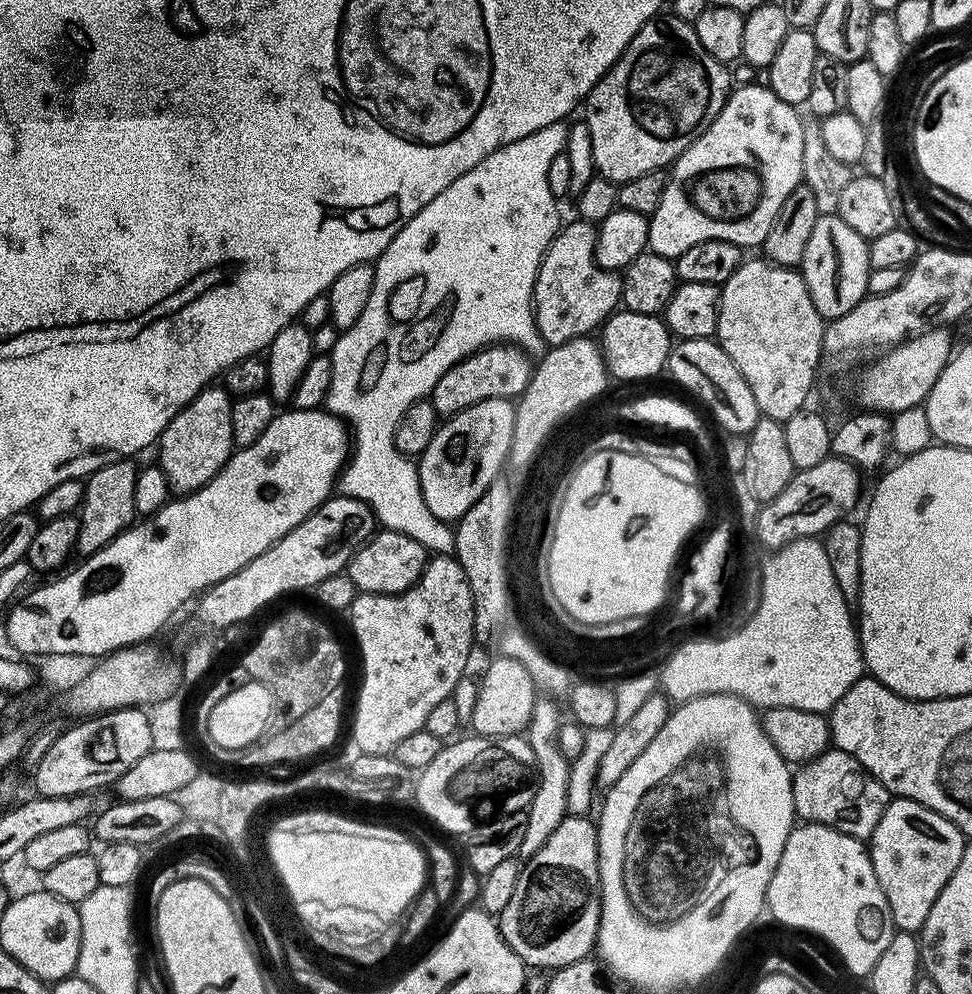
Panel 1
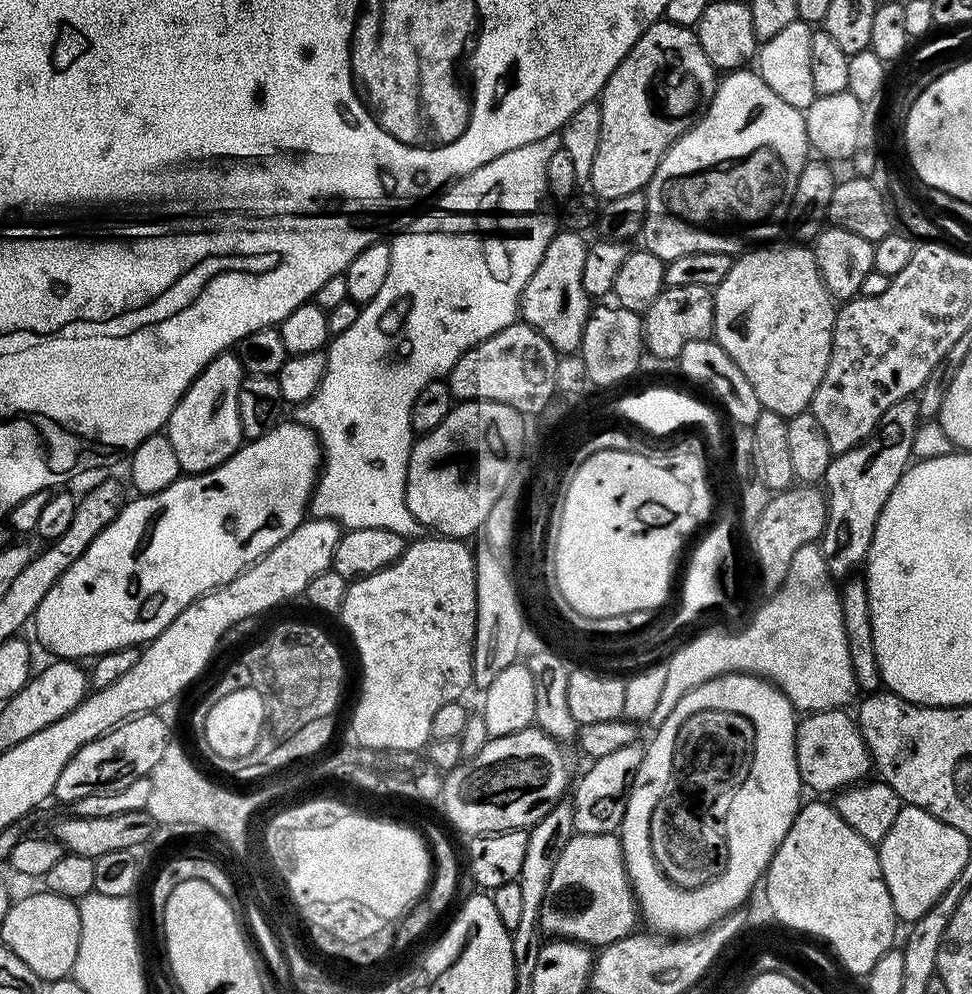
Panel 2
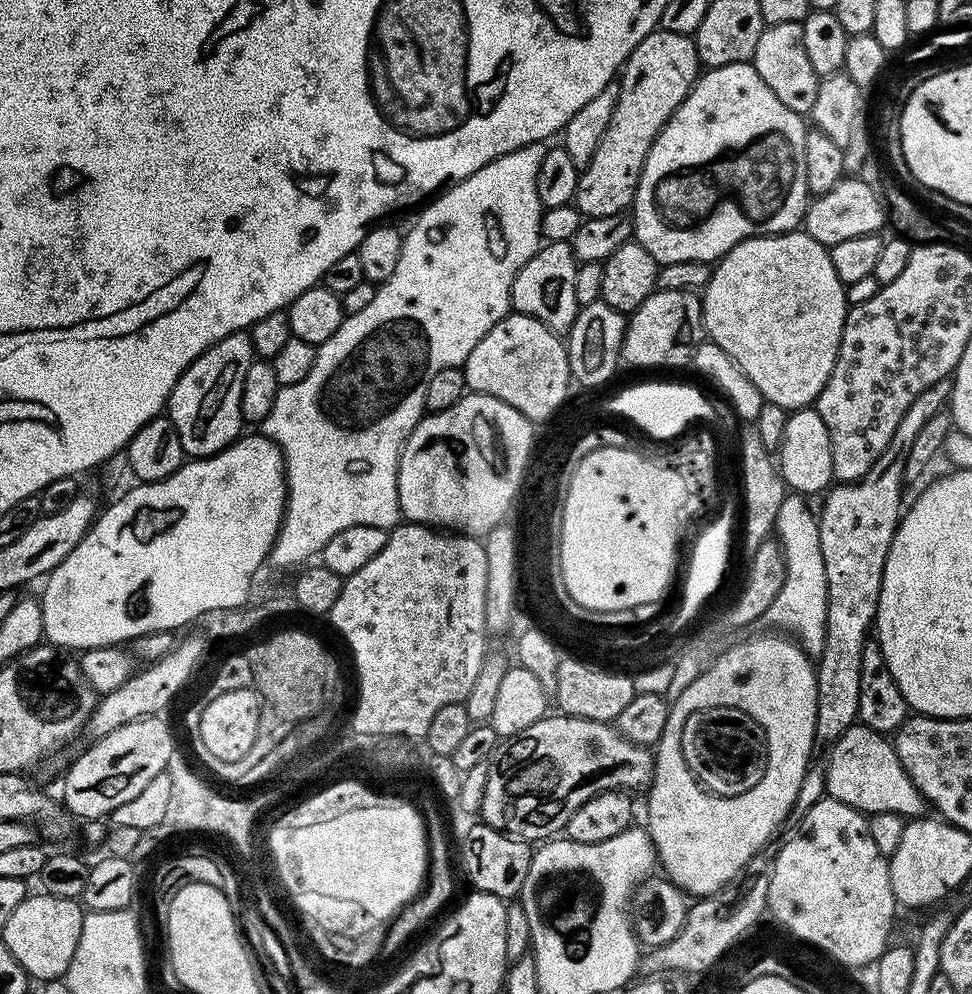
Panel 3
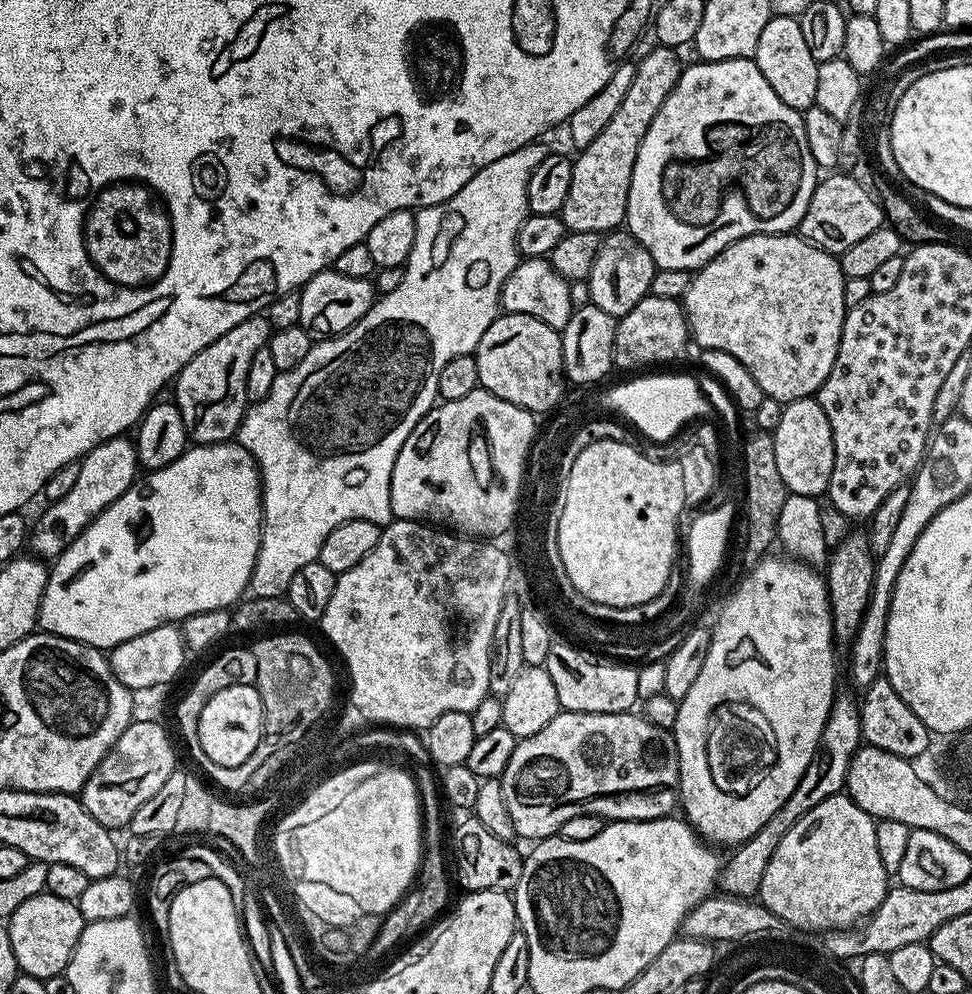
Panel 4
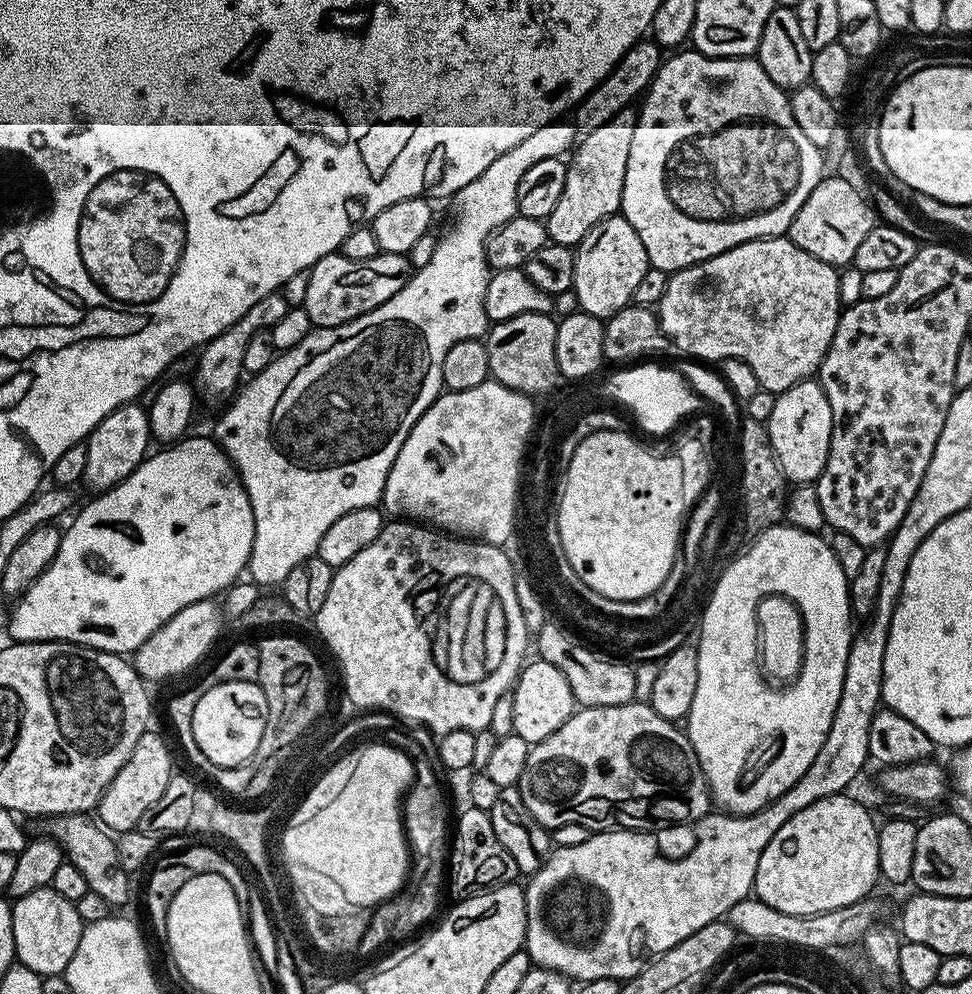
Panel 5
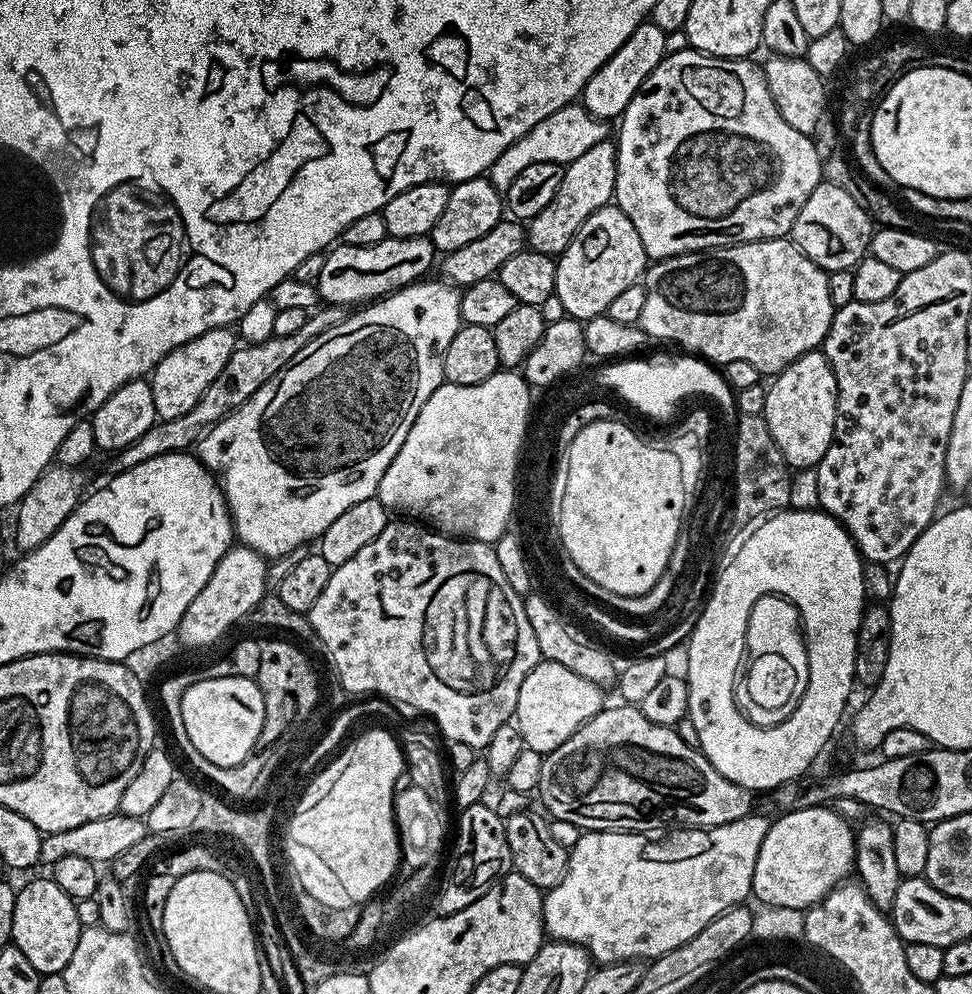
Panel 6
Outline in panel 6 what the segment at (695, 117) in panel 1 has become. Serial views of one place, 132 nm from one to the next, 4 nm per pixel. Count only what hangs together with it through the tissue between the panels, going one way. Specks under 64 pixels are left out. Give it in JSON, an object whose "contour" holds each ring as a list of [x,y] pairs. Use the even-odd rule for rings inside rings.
{"contour":[[[605,138],[582,158],[574,158],[574,162],[566,165],[562,186],[558,186],[558,194],[554,194],[554,202],[542,210],[533,220],[526,224],[526,244],[527,247],[538,250],[538,254],[559,257],[560,253],[570,246],[574,234],[598,210],[609,207],[613,203],[616,194],[616,145],[611,139]]]}

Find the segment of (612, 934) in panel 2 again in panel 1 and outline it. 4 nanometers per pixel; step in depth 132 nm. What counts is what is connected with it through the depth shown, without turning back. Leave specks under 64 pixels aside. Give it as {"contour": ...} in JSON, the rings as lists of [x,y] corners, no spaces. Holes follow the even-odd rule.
{"contour":[[[569,814],[564,817],[562,822],[558,822],[558,830],[554,830],[554,834],[550,834],[550,838],[546,838],[542,850],[538,850],[534,855],[527,857],[527,859],[523,861],[520,873],[518,874],[518,882],[514,886],[514,894],[511,896],[506,910],[502,910],[498,917],[500,933],[502,934],[502,938],[510,946],[510,950],[514,950],[514,954],[518,954],[518,958],[522,958],[522,962],[529,969],[548,968],[547,970],[555,970],[562,966],[570,966],[570,962],[589,959],[589,957],[593,955],[596,947],[596,939],[598,938],[598,930],[600,929],[601,914],[602,898],[600,897],[600,879],[598,878],[598,838],[596,837],[596,820],[584,814]]]}

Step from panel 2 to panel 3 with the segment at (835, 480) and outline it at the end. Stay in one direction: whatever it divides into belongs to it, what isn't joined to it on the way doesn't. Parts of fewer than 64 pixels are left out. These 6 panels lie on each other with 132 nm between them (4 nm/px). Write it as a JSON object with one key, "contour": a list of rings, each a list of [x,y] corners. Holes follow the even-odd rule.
{"contour":[[[948,380],[934,382],[914,402],[910,402],[910,410],[902,414],[902,422],[898,422],[898,430],[894,430],[894,438],[890,438],[890,446],[882,450],[882,458],[866,470],[861,480],[852,484],[837,483],[827,489],[823,497],[824,505],[818,508],[820,521],[820,541],[822,542],[822,563],[826,566],[826,638],[822,646],[822,654],[815,661],[816,670],[816,744],[831,746],[836,743],[842,734],[852,724],[857,723],[860,711],[858,710],[858,693],[860,675],[862,675],[862,650],[869,641],[870,633],[876,622],[878,598],[882,590],[882,574],[886,566],[886,558],[890,546],[894,542],[896,528],[900,525],[902,507],[900,499],[904,496],[904,467],[906,454],[910,454],[910,446],[914,446],[914,437],[934,418],[936,412],[945,411],[952,395],[952,386]]]}

